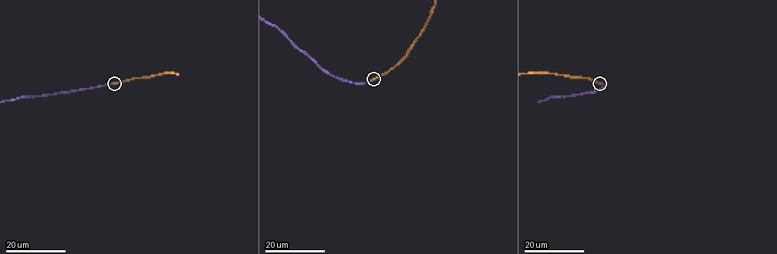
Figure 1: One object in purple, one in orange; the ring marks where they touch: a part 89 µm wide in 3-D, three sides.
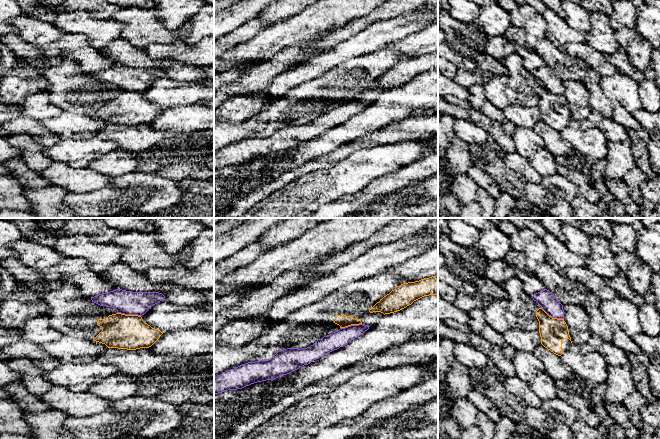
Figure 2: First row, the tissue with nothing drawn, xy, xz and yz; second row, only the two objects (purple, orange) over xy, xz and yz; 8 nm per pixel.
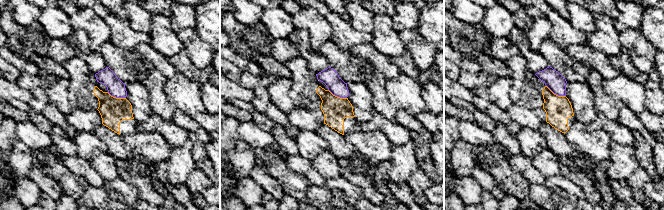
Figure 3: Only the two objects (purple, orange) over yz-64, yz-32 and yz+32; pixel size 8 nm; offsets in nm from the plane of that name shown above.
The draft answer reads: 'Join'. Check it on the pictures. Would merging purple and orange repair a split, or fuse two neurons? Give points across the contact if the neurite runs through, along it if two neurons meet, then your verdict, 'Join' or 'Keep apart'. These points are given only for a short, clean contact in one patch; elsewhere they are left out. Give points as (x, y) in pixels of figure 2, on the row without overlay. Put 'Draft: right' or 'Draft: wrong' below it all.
Keep apart
Draft: wrong

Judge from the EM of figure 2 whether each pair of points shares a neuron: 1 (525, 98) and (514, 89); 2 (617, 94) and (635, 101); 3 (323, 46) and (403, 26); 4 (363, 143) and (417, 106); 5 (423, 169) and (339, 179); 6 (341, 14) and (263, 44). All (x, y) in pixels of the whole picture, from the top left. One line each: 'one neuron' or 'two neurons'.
1: one neuron
2: one neuron
3: two neurons
4: two neurons
5: two neurons
6: one neuron

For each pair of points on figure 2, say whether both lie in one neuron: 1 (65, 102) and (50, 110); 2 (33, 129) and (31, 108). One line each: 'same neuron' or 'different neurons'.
1: different neurons
2: different neurons

